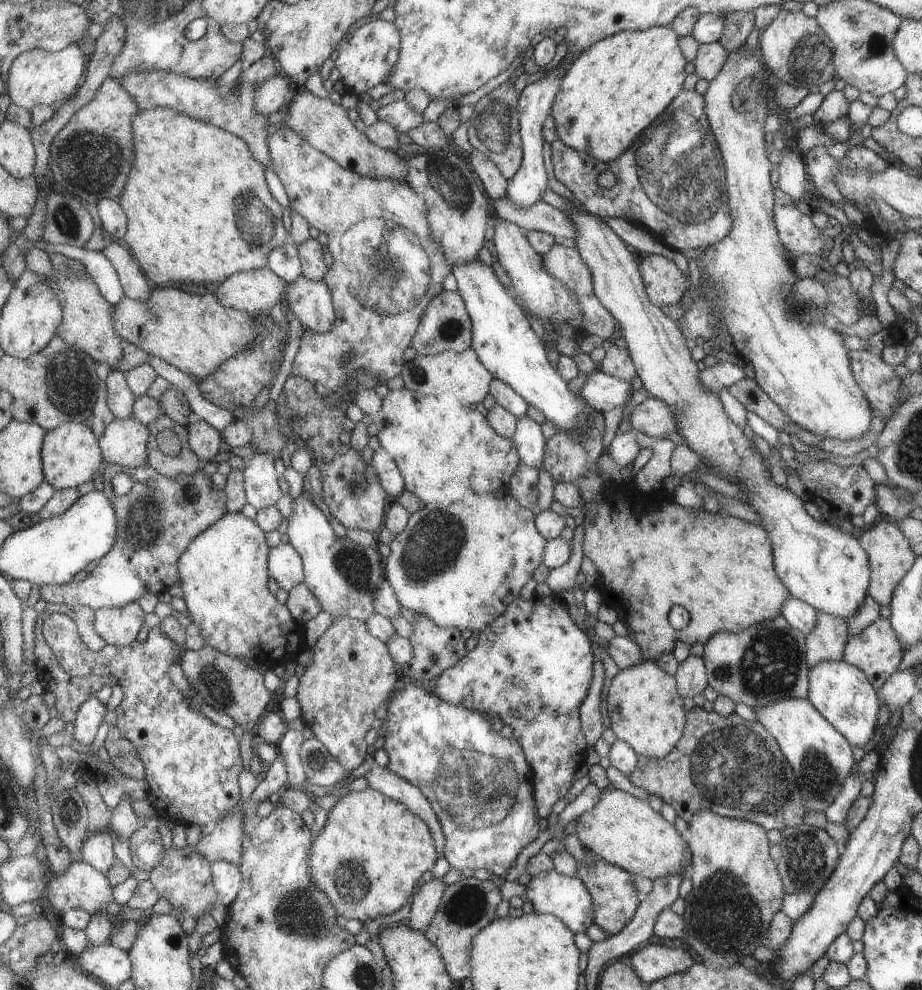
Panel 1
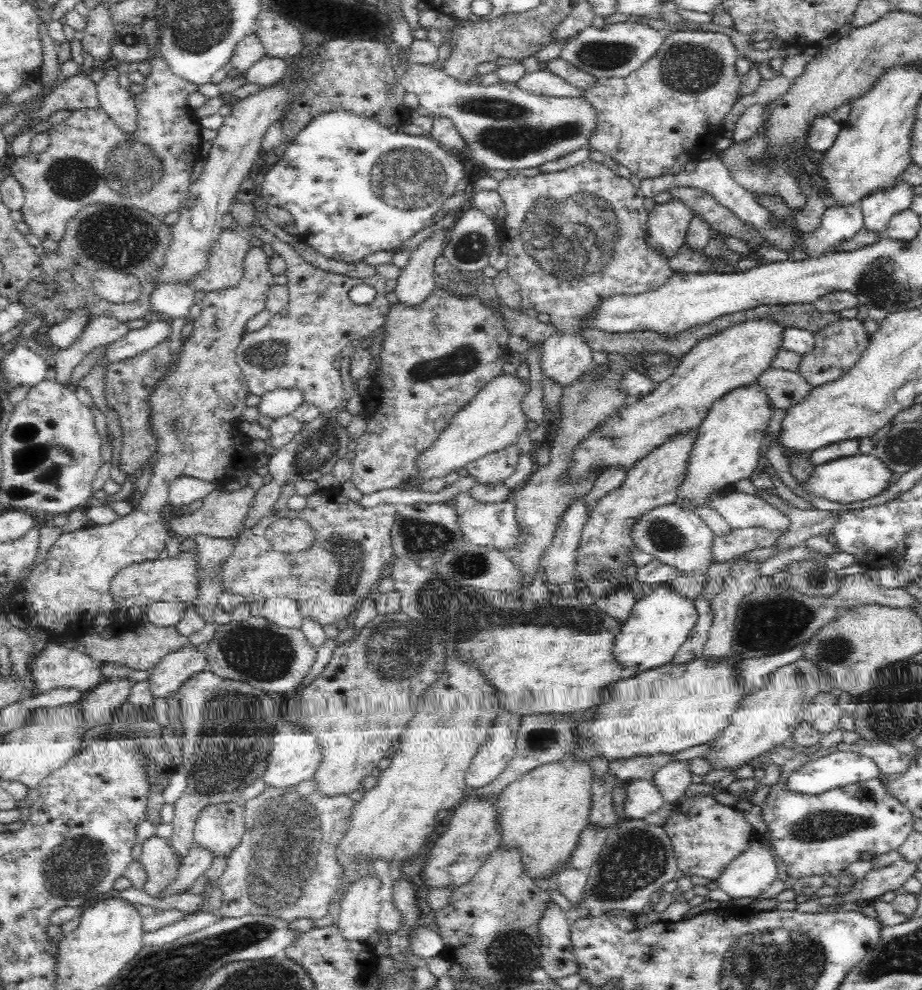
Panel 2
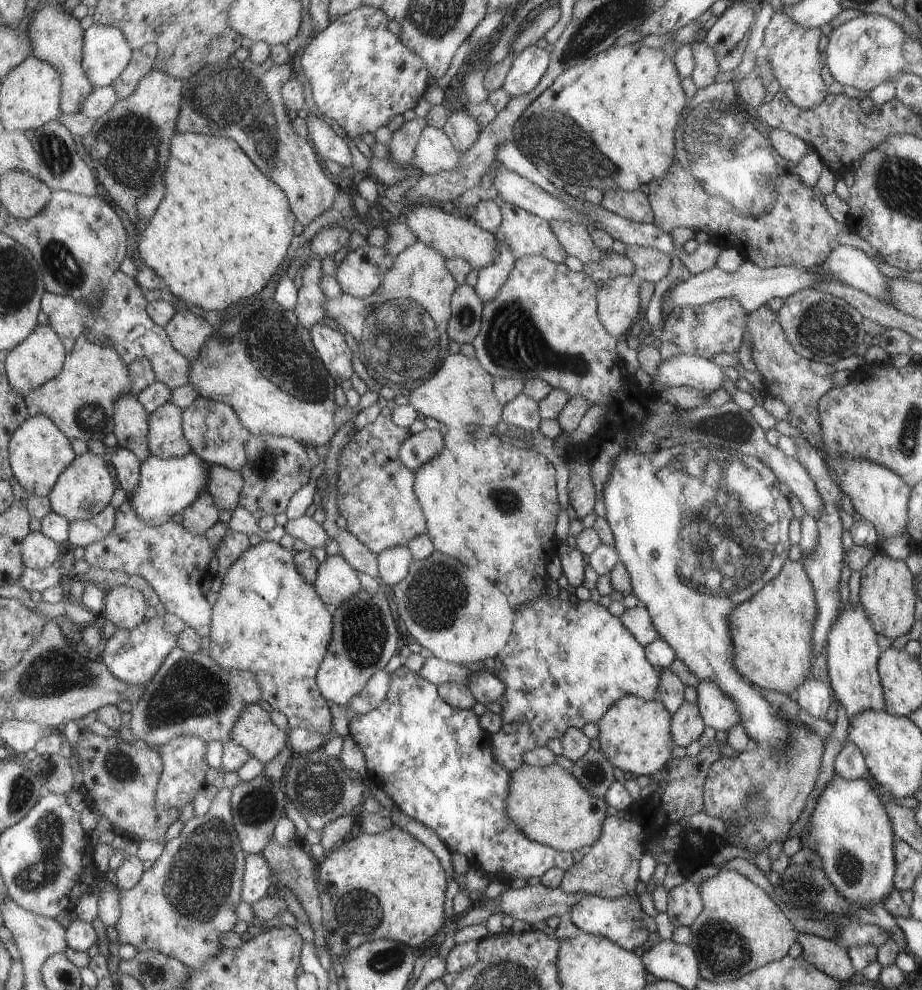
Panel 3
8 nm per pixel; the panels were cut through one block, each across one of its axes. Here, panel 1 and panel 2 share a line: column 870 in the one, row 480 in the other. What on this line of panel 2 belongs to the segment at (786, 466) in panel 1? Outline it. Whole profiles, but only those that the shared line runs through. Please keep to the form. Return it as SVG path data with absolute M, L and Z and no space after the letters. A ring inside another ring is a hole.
M511 444L502 450L473 460L465 466L465 469L474 478L477 478L478 483L500 484L514 472L518 457L518 445Z

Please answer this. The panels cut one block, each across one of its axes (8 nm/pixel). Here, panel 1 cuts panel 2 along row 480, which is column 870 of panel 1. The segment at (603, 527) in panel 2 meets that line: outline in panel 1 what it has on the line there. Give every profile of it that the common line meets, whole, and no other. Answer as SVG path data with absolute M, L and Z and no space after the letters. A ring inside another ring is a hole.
M879 617L865 626L859 633L851 635L845 641L842 660L861 669L874 689L880 689L888 676L895 672L903 651L897 642L896 633L888 618Z

